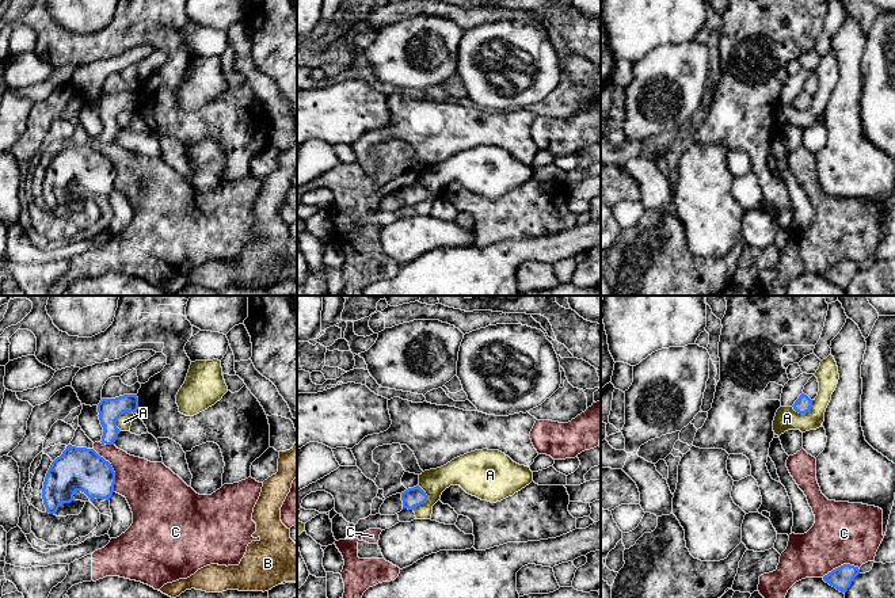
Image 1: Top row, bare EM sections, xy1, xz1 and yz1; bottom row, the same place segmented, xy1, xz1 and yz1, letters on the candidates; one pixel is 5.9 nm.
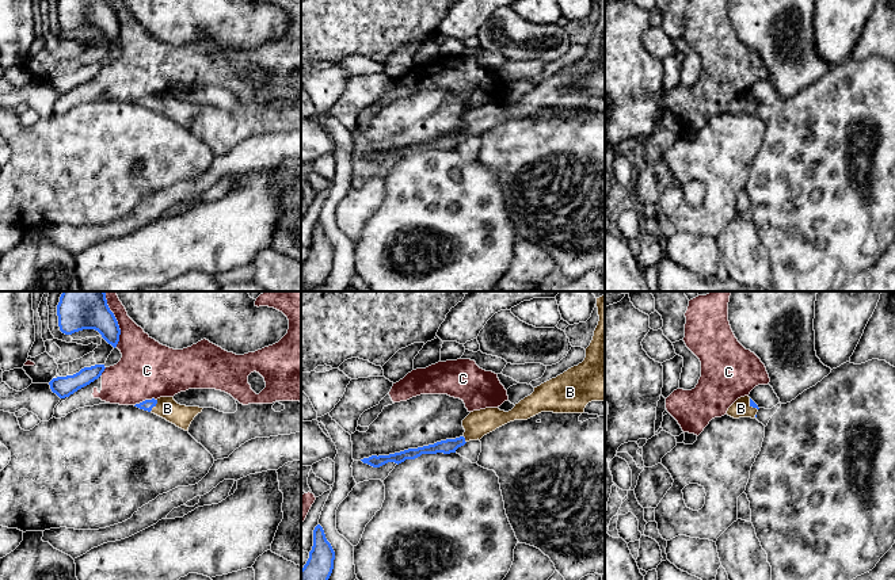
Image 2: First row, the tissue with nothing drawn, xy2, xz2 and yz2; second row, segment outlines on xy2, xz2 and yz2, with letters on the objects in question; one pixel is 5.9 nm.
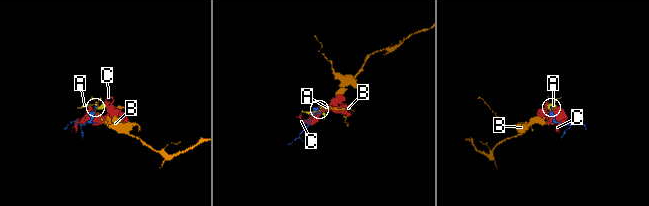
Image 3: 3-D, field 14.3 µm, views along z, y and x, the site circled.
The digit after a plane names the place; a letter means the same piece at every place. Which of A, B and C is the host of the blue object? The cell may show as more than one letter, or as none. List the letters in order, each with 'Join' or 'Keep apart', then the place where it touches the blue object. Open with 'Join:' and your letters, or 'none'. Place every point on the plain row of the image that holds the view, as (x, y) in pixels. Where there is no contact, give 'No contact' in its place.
Join: B
A: Keep apart. Touches blue at yz1 (806, 109)
B: Join. Touches blue at xy2 (155, 102)
C: Keep apart. Touches blue at xy1 (113, 166)

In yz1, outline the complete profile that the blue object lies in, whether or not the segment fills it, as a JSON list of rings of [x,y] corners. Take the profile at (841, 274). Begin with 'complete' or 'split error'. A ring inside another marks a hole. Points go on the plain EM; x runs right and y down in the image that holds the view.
complete; [[[843,260],[827,271],[823,273],[823,277],[830,282],[835,283],[841,289],[846,289],[850,283],[853,275],[860,270],[858,263]]]

